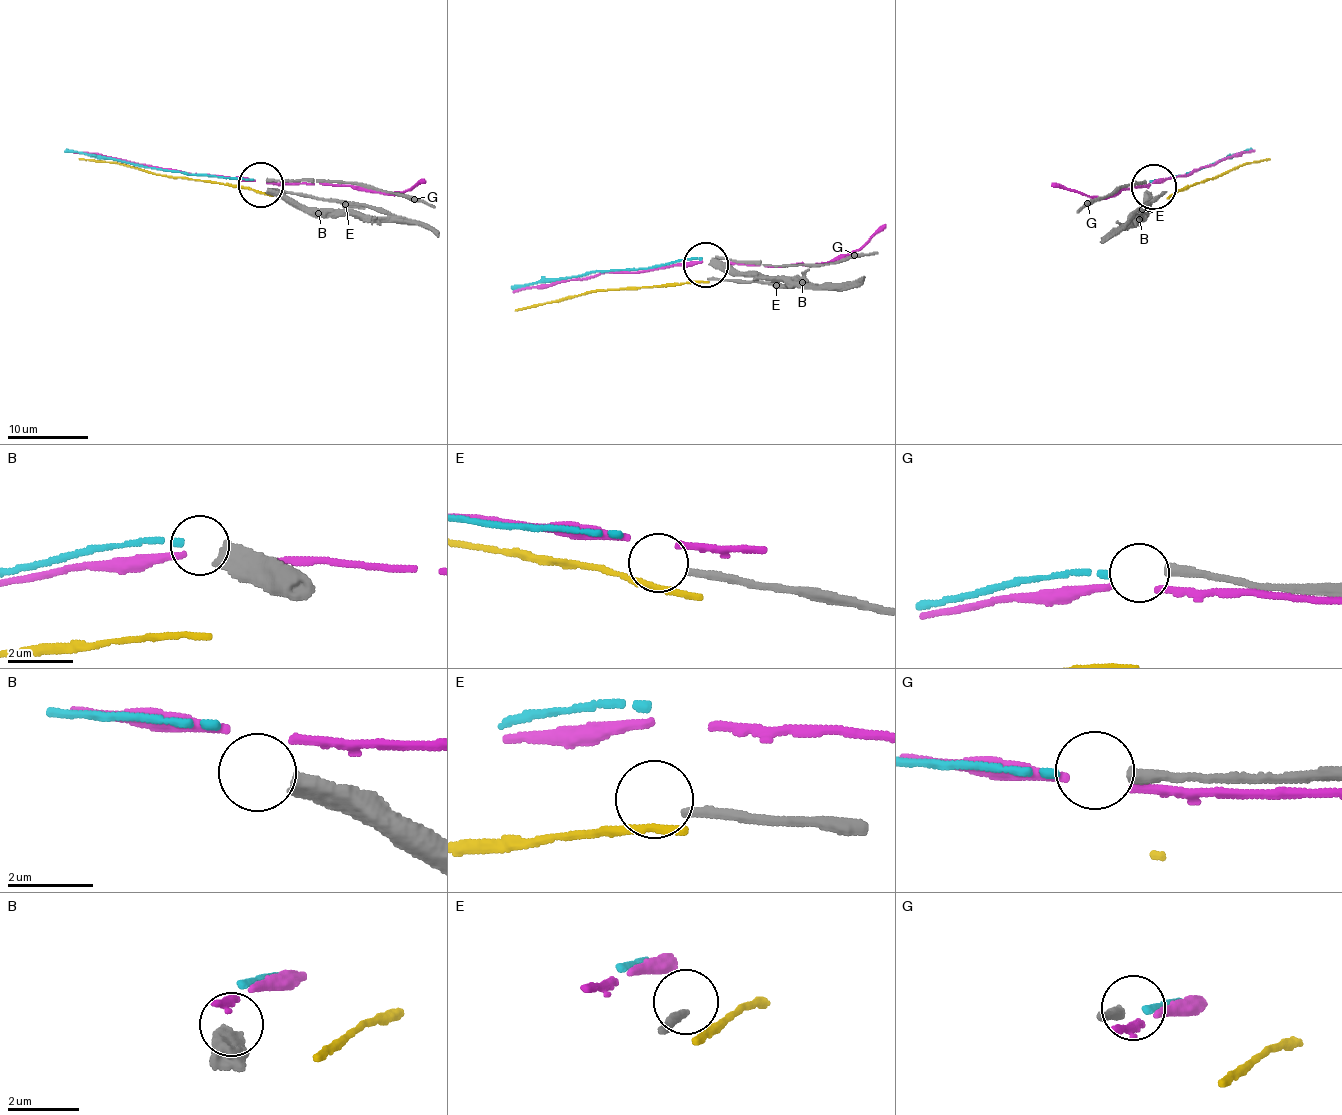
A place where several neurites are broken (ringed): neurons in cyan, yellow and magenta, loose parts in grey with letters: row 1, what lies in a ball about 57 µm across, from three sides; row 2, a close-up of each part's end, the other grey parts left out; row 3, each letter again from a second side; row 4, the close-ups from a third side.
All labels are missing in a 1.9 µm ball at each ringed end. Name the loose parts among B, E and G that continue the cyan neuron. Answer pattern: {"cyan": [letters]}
{"cyan": []}

